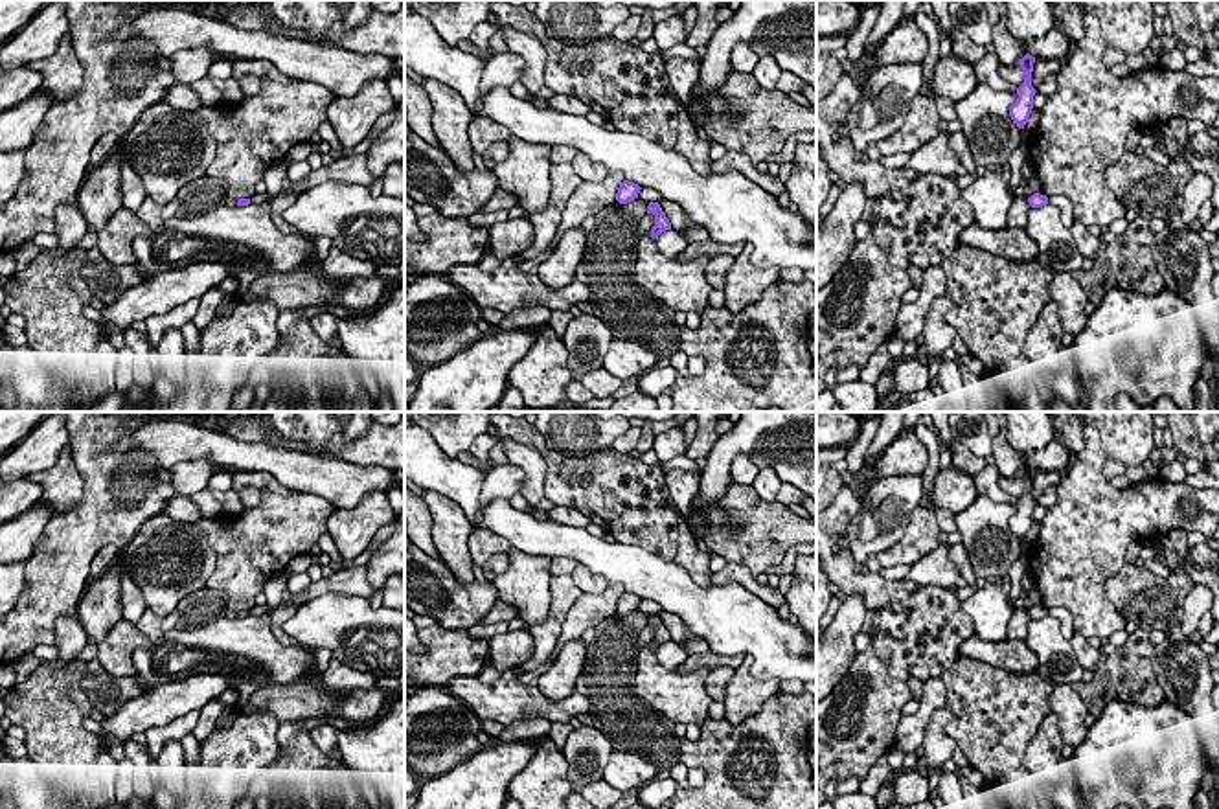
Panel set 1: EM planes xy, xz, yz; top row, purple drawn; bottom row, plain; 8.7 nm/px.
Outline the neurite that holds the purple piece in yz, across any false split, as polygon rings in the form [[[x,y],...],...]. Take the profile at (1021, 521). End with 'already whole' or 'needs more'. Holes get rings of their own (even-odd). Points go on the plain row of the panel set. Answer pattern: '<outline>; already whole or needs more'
[[[1026,465],[1019,476],[1024,484],[1024,495],[1017,500],[1017,513],[1009,518],[1009,528],[1011,531],[1017,535],[1019,541],[1024,541],[1031,520],[1033,520],[1033,507],[1035,507],[1035,500],[1031,498],[1031,484],[1033,484],[1033,474],[1035,469],[1031,469],[1030,465]]]; already whole

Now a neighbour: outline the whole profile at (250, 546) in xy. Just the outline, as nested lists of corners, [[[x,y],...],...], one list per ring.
[[[261,489],[261,504],[246,507],[243,513],[224,518],[200,518],[197,524],[206,531],[210,546],[217,552],[215,572],[206,581],[206,588],[228,594],[230,610],[250,610],[256,607],[256,596],[263,592],[265,583],[287,568],[300,553],[309,553],[320,537],[327,533],[327,518],[336,507],[313,493],[294,491],[292,495],[276,495]]]

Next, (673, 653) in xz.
[[[666,642],[658,647],[656,656],[662,656],[664,664],[673,669],[682,664],[689,655],[682,644]]]

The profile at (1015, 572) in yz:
[[[1022,541],[1020,555],[1008,570],[1008,577],[1011,583],[1009,605],[1013,610],[1015,610],[1015,601],[1019,599],[1020,590],[1022,590],[1020,581],[1022,581],[1022,575],[1028,568],[1028,563],[1024,561],[1030,555],[1028,552],[1030,552],[1030,544]]]

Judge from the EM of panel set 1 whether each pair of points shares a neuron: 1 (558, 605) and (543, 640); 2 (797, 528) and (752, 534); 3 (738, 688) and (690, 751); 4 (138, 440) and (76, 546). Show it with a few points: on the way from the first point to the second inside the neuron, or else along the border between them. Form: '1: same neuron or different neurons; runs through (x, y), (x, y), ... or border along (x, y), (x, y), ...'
1: same neuron; runs through (556, 615), (550, 631)
2: same neuron; runs through (786, 528), (763, 532)
3: different neurons; border along (762, 710), (736, 725), (725, 719)
4: different neurons; border along (105, 449), (148, 451), (159, 467)

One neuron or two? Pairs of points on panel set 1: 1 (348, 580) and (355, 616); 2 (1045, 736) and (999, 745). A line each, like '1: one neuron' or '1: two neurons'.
1: two neurons
2: two neurons

